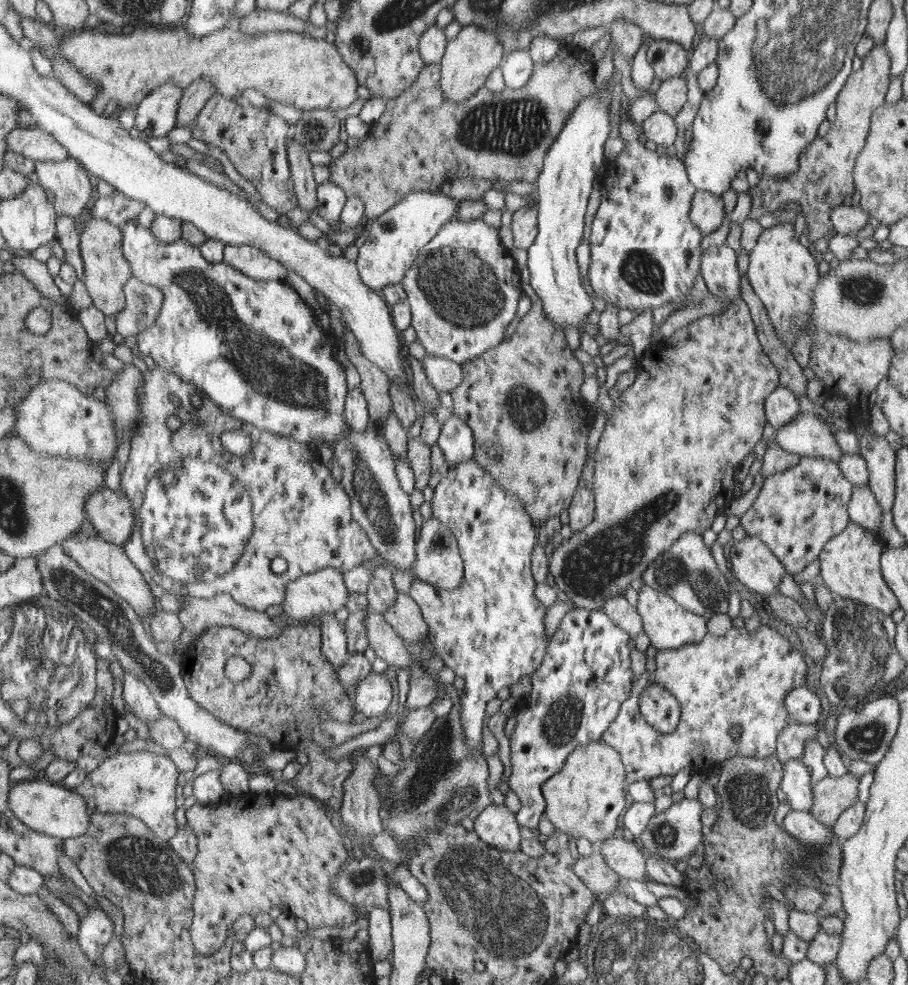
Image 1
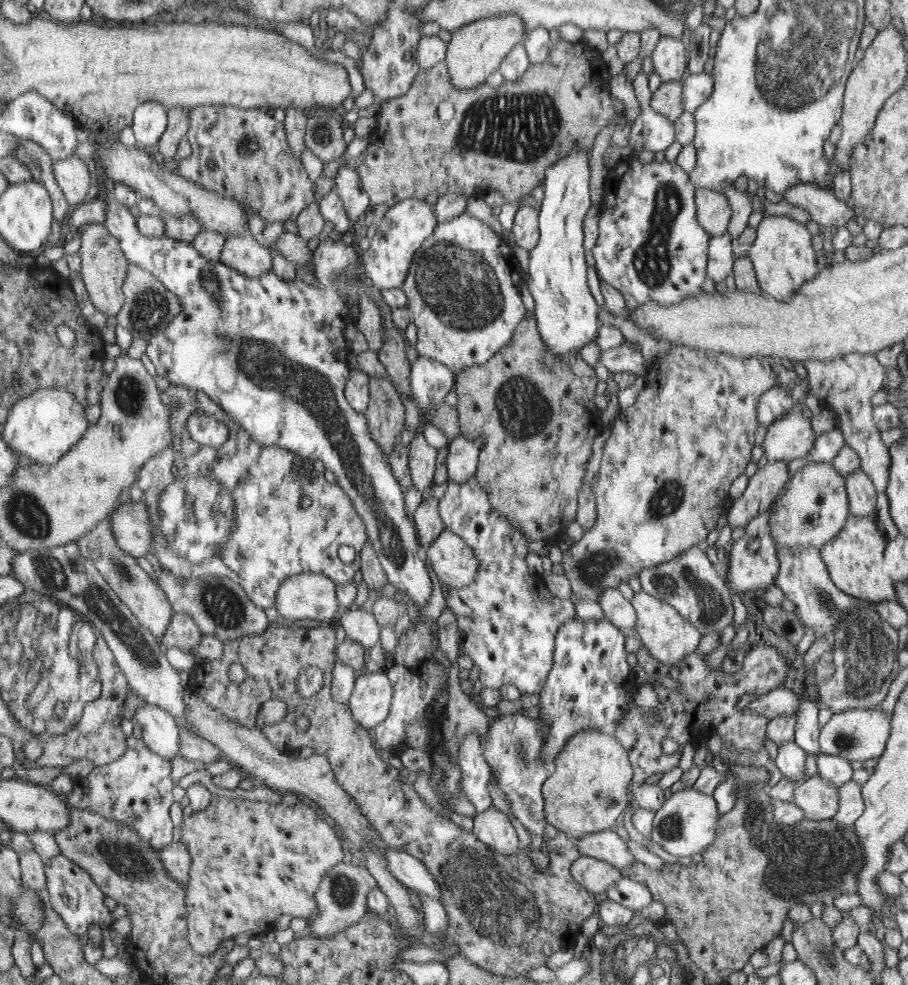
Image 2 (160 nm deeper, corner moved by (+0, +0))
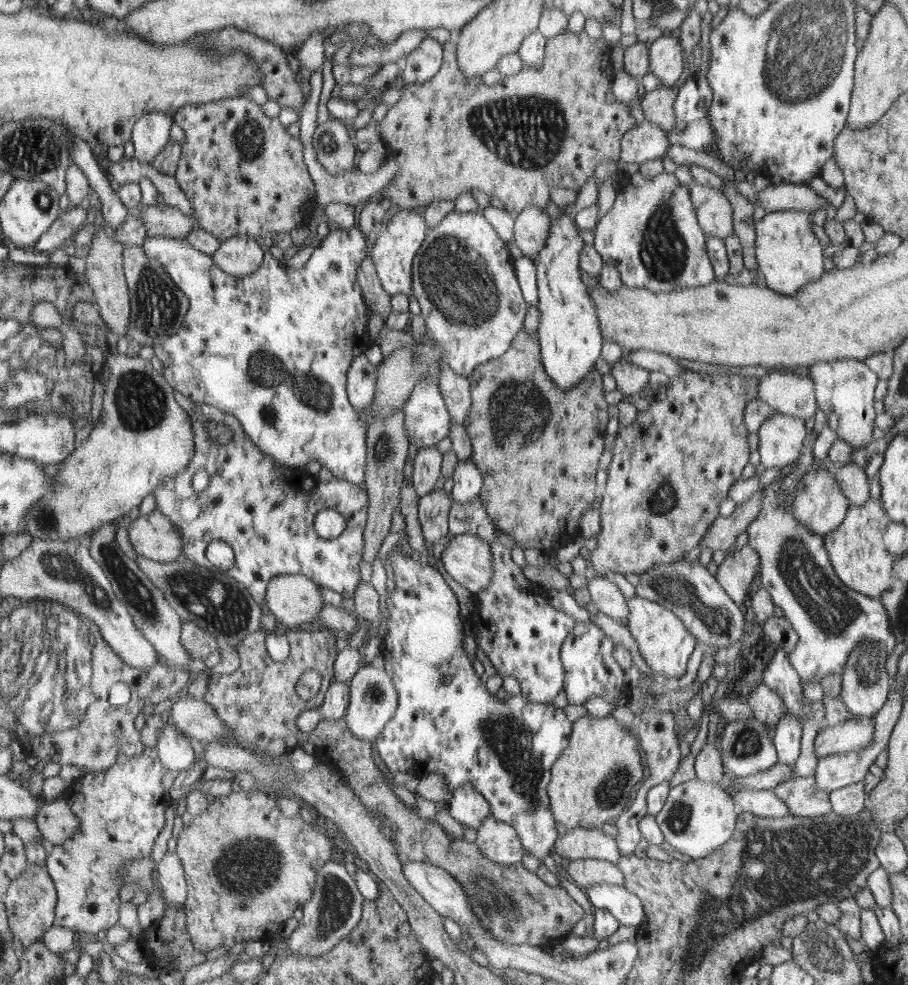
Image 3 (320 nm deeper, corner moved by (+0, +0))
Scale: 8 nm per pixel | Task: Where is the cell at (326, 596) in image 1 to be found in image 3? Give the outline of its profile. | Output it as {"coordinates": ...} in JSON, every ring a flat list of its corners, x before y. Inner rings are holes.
{"coordinates":[[302,574,273,577,264,594,265,604,277,624,293,629,301,622,319,618,324,602,318,588,312,579]]}

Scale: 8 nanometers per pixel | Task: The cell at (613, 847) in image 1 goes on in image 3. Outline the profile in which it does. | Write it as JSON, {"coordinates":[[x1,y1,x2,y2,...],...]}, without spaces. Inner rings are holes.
{"coordinates":[[566,829,554,848,554,857,563,857,569,861,596,859,617,862,620,856,614,837,606,835,600,829]]}

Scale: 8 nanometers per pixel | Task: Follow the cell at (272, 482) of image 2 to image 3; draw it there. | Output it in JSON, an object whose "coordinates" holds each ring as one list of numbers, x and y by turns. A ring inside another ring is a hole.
{"coordinates":[[193,403,194,410,188,412,190,424,193,432,193,443,195,444,195,454,193,454,192,461,189,462,188,468,182,470,179,474,176,474,173,478,166,478,165,481,162,481,157,488,153,491,155,508,156,510,165,516,173,526,180,532,182,536,182,554,181,558,189,559,192,563,199,565,200,567,205,567,207,570,214,570,214,566,207,560,205,556,205,549,207,544,211,542,211,540,221,540,228,544,233,551,233,564,231,564,231,568,225,574,229,575,232,579,236,579,237,582,241,583,241,586,245,587,245,590,249,591,249,594,255,599,255,601,260,604,265,602,264,594,266,593,268,582,273,577,279,577,281,575,286,574,302,574,309,579,312,579,319,587,330,588,331,590,337,591,339,594,343,595,345,598,352,598,352,594,356,590,356,586,360,582,359,577,359,569,357,568,357,564,359,564,359,560,362,559,362,553,364,552,364,537,363,533,365,528,367,528,367,514,368,514,368,495,367,491,361,487,359,488,357,485,350,483,349,481,338,479,337,477,332,477,332,479,328,482,325,482,325,492,319,492,319,486,321,486,321,482,317,482,317,480,313,480,311,476,307,476,307,472,301,472,301,467,299,467,299,472,297,472,297,468,285,466,285,464,277,463,276,460,272,458,272,456,265,455,264,452,261,452,259,448,255,447,250,440,246,440,244,430,240,427,240,424,237,423,237,420,231,416,227,415,225,412,219,411,216,407,209,405,201,405,199,403],[205,421,213,421,213,423,221,423,231,431,231,440,225,444,225,446,213,446,213,444,209,444,207,433,203,430,203,423],[199,470,205,470,208,476,207,487,205,487,202,491,196,492,191,487,191,476,195,474,195,472,199,472],[321,508,330,508,333,511,337,512,344,519,344,530,339,534,339,536,334,539,324,539,315,533,315,529,313,529,313,520,315,518,315,512,317,510,321,510]]}

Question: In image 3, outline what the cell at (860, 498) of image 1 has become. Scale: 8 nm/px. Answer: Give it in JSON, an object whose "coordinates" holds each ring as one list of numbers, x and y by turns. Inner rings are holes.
{"coordinates":[[848,464,834,473,838,488,848,500,849,505,862,505,869,498,869,487,863,468]]}

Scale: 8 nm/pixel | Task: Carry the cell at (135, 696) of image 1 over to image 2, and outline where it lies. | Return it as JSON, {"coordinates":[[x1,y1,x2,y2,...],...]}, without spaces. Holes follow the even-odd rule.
{"coordinates":[[145,702,135,711,136,723,140,726,141,745,147,747,161,758,178,755,179,721,158,705]]}

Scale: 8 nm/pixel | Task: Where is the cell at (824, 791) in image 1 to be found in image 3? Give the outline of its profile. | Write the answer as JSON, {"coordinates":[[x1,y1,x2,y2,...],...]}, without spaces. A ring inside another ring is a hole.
{"coordinates":[[814,775,808,777,793,777,776,784,772,791,774,795,786,804,788,814,794,817,821,817,831,813,828,793,815,788]]}

